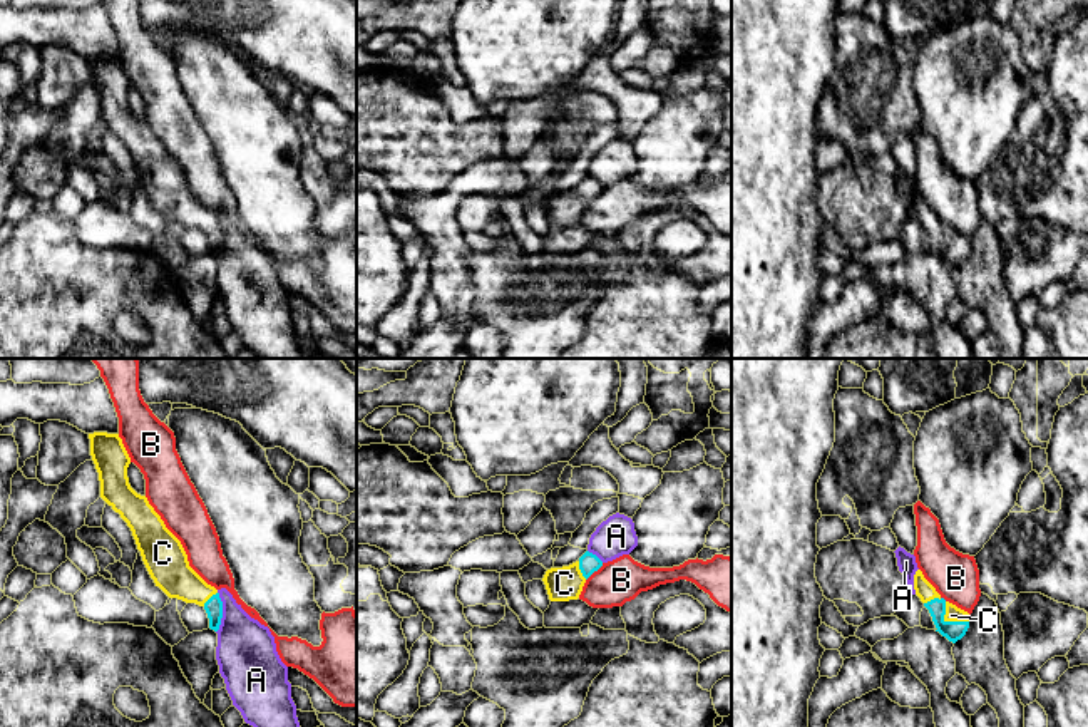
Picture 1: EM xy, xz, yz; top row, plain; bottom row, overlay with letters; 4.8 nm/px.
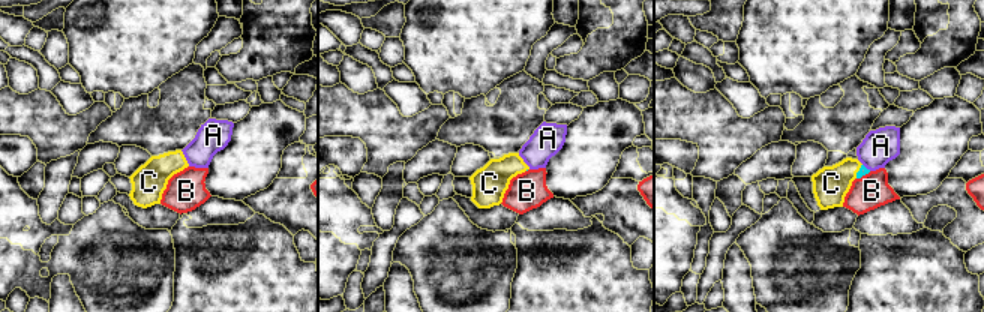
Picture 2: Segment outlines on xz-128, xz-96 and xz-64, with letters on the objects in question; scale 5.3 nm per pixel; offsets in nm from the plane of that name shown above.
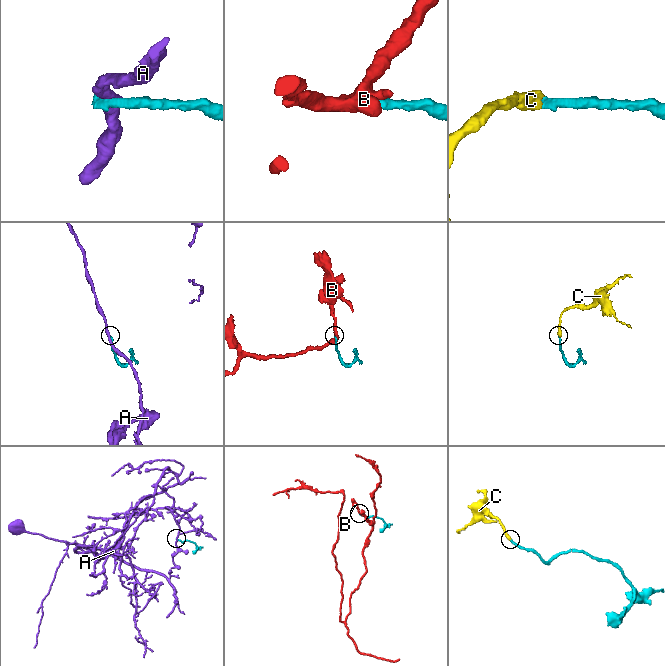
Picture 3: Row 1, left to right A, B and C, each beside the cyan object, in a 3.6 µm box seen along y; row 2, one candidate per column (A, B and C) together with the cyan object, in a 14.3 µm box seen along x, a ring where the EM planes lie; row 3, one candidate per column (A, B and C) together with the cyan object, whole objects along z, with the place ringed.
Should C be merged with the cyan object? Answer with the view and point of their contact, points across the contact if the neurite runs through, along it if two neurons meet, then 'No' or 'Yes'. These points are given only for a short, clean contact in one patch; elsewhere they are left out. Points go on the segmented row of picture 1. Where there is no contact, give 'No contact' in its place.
Touches cyan at yz (948, 622). Path across: yz (953, 630), (948, 622), (953, 613). Yes

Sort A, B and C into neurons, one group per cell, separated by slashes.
A / B / C

